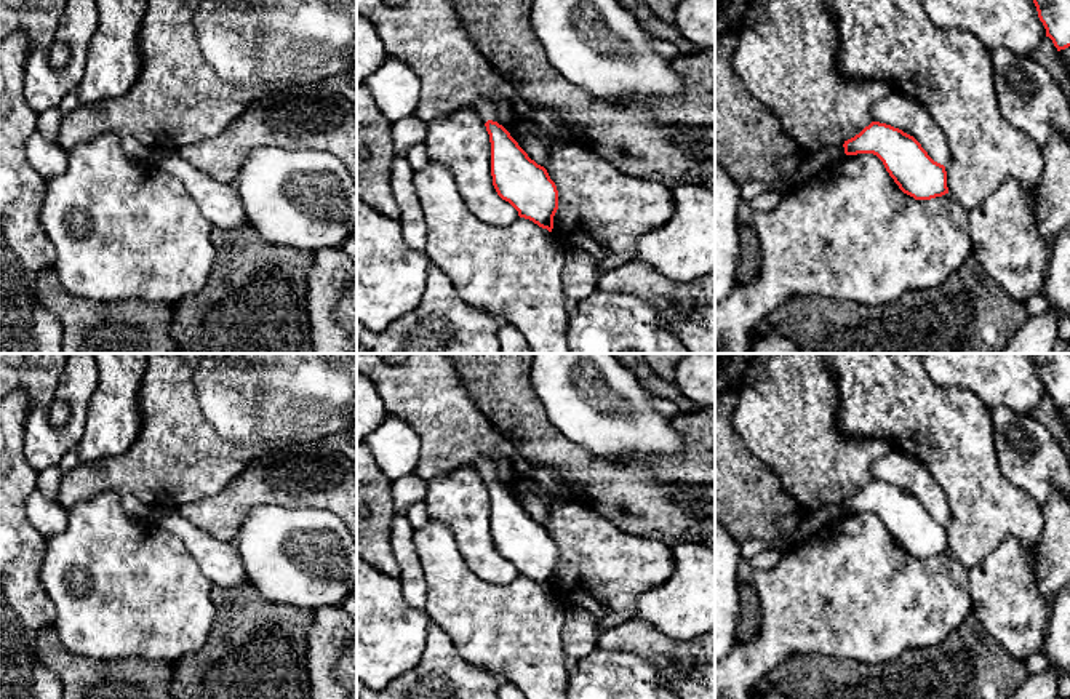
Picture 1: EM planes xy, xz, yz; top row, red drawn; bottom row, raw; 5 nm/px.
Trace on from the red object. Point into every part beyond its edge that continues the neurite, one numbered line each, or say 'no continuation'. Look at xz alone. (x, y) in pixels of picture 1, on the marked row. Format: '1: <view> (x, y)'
1: xz (487, 111)

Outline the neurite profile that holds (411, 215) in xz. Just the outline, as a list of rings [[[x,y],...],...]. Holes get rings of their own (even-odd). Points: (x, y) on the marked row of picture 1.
[[[395,154],[392,163],[392,194],[400,208],[401,235],[406,245],[417,251],[427,251],[427,224],[424,210],[414,187],[414,171],[406,157]]]

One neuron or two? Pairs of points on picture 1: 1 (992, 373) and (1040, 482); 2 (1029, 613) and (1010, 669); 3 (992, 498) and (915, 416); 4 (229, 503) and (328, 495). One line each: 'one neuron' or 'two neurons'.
1: two neurons
2: two neurons
3: one neuron
4: one neuron

